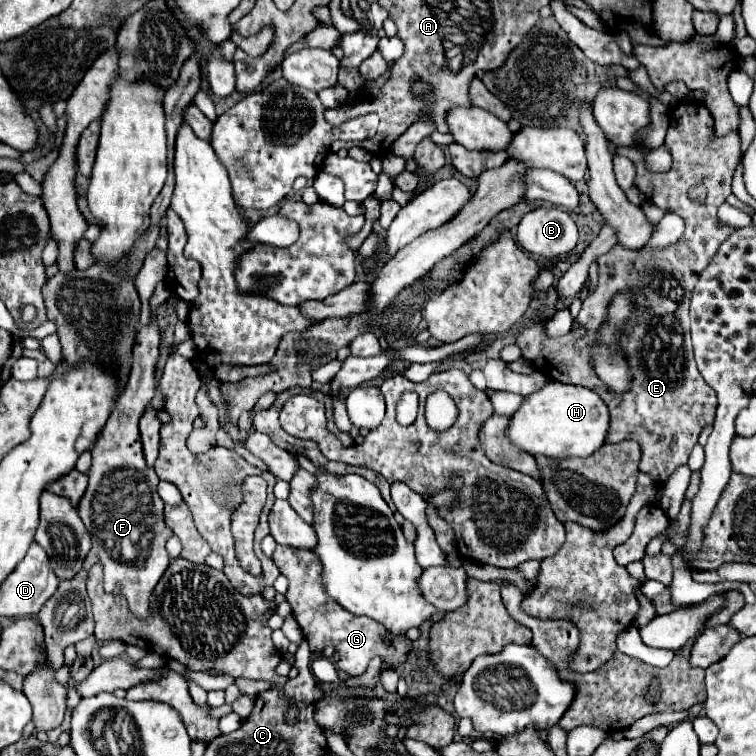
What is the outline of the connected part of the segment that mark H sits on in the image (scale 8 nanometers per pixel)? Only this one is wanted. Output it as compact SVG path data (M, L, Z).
M549 381L539 391L523 397L521 407L509 419L505 435L513 447L533 457L545 455L549 459L569 459L569 457L587 457L595 449L599 449L605 443L607 427L609 427L609 411L595 391L581 385L565 385L559 381Z

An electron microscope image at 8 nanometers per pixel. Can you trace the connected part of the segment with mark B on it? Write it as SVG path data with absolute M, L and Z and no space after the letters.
M537 207L521 219L517 241L525 251L555 257L573 251L577 245L577 225L559 207Z

